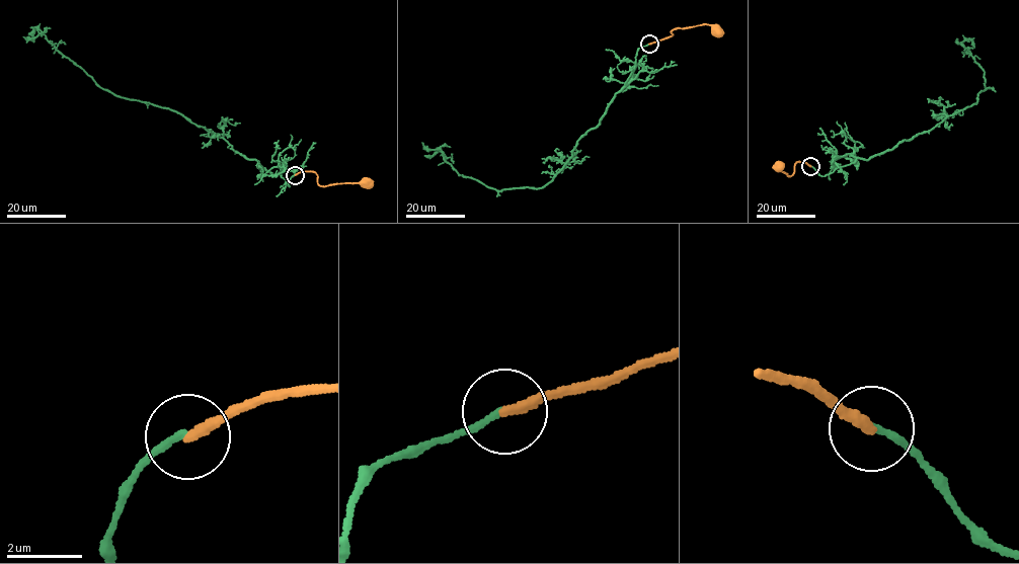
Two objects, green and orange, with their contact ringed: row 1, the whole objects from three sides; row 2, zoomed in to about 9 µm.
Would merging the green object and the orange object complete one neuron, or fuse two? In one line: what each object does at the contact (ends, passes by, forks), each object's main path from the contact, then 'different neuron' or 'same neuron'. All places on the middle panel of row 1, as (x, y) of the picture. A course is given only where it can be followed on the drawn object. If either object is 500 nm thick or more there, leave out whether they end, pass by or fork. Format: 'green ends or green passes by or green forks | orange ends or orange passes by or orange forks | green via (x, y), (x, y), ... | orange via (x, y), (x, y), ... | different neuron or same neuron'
green ends | orange ends | green via (649, 44), (637, 51), (634, 69), (596, 127), (542, 187), (497, 190), (460, 175), (437, 148), (424, 155) | orange via (649, 44), (670, 37), (677, 28), (709, 24), (717, 31) | different neuron

